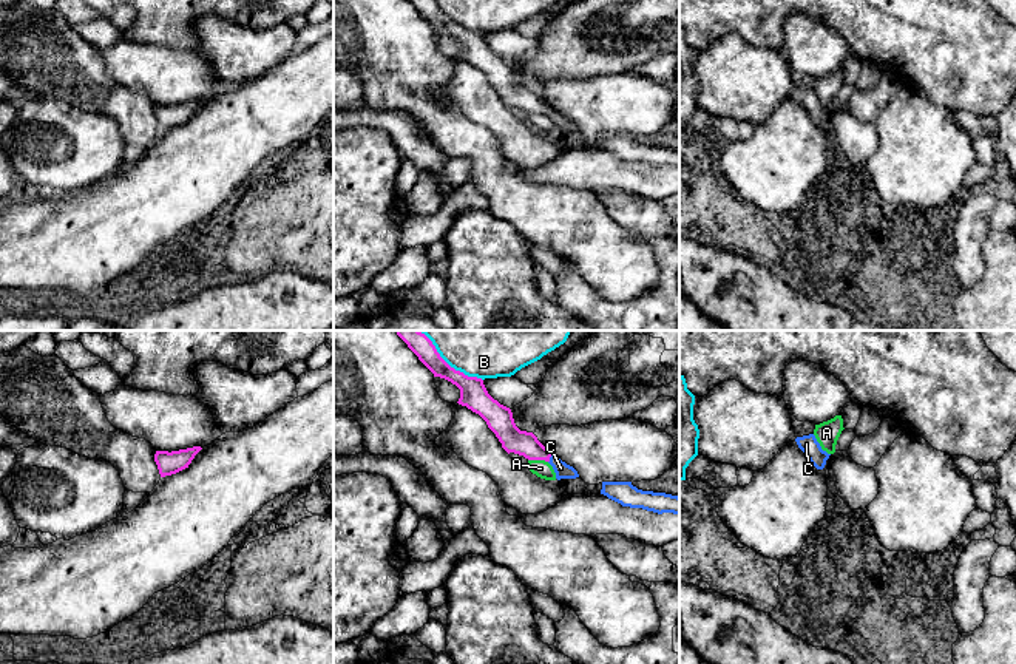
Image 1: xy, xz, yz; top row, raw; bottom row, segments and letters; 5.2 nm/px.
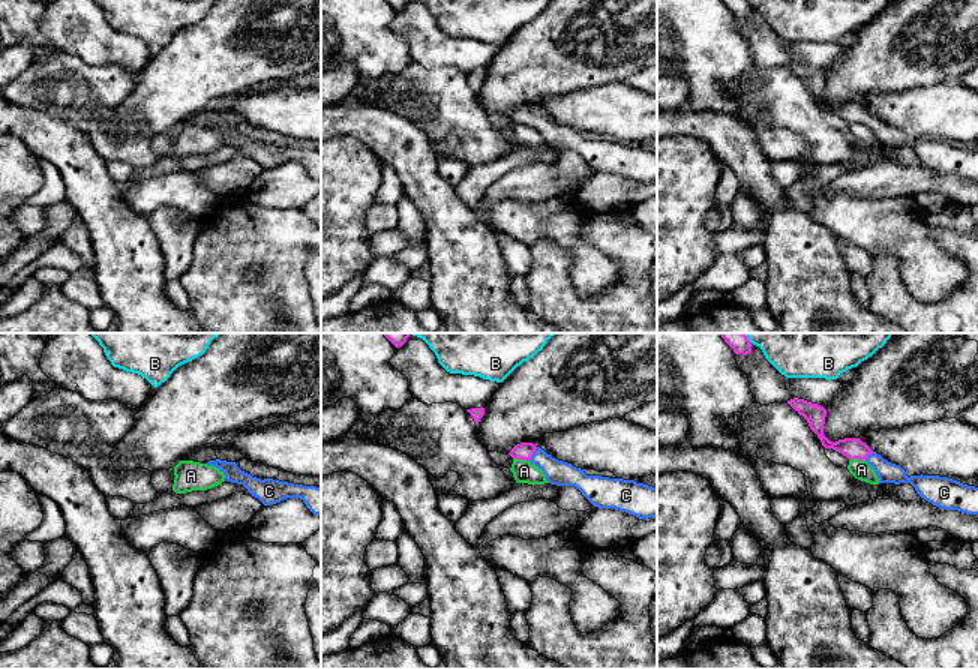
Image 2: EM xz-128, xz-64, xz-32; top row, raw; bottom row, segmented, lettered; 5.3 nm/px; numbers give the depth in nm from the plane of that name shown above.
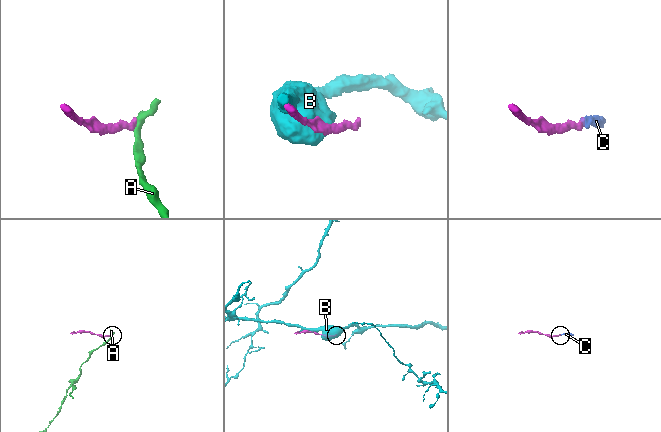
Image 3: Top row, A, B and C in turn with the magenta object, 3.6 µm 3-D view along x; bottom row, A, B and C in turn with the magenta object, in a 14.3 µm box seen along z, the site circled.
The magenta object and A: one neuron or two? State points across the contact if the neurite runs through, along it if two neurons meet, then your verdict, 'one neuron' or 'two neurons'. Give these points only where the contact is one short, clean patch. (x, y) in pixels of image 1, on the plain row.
along xz (528, 113), (544, 113), (547, 116) | two neurons

